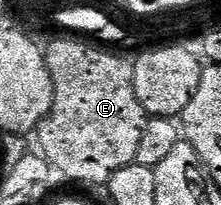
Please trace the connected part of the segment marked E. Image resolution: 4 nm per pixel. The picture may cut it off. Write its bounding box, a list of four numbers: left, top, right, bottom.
[37,38,149,185]

